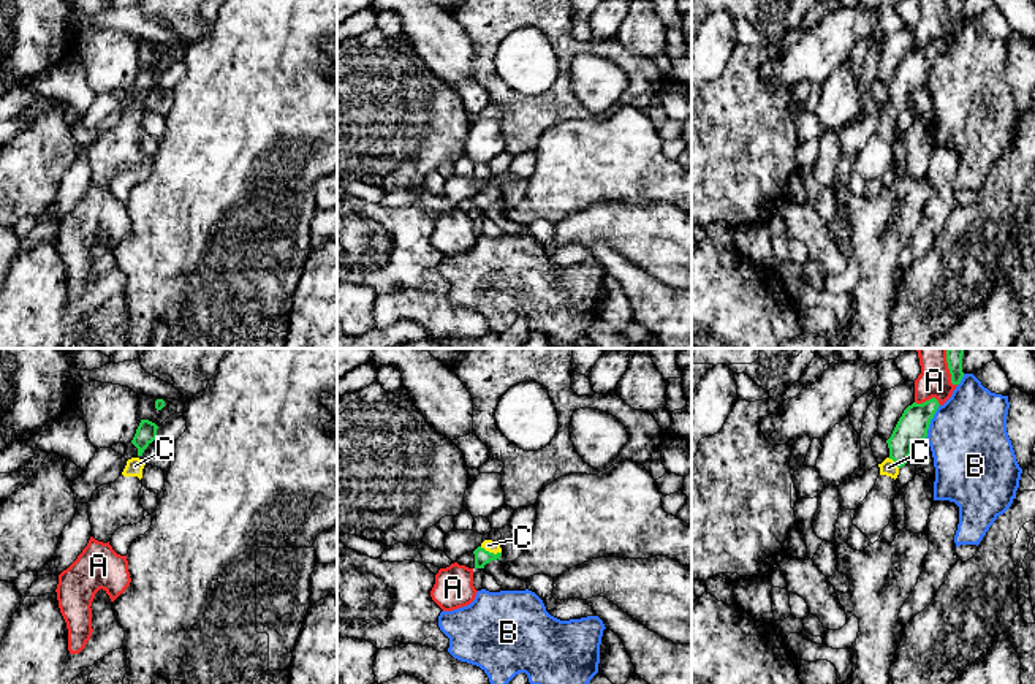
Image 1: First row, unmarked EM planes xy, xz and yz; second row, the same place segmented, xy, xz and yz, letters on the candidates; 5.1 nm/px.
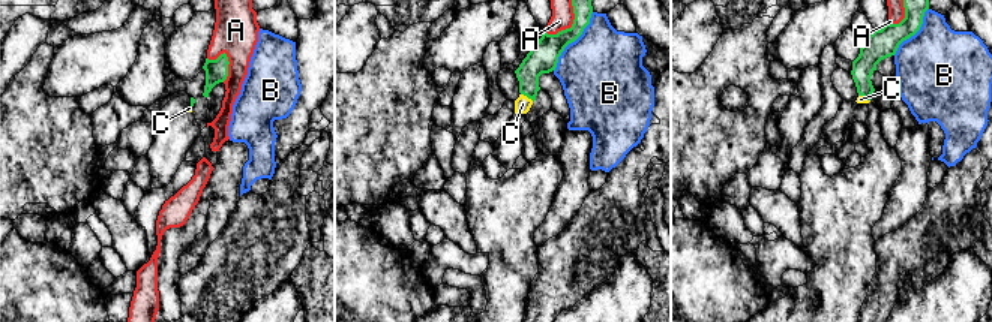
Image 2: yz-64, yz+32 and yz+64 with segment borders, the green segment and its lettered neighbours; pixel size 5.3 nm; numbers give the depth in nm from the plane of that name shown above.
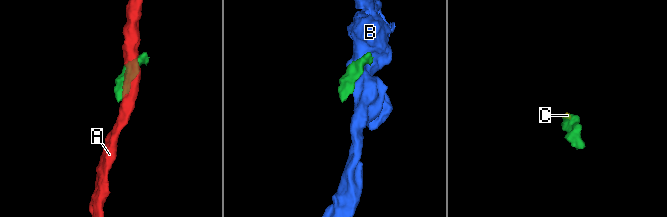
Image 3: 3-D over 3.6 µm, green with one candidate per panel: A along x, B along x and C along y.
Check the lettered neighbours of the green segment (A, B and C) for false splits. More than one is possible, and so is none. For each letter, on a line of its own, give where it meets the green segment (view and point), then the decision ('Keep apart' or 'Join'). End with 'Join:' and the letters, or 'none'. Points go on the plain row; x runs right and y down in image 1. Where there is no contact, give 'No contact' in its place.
A: Touches green at yz (929, 45). Keep apart
B: Touches green at yz (929, 67). Keep apart
C: Touches green at xz (491, 198). Join
Join: C

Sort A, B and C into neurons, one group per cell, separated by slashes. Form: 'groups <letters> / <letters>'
groups A / B / C

